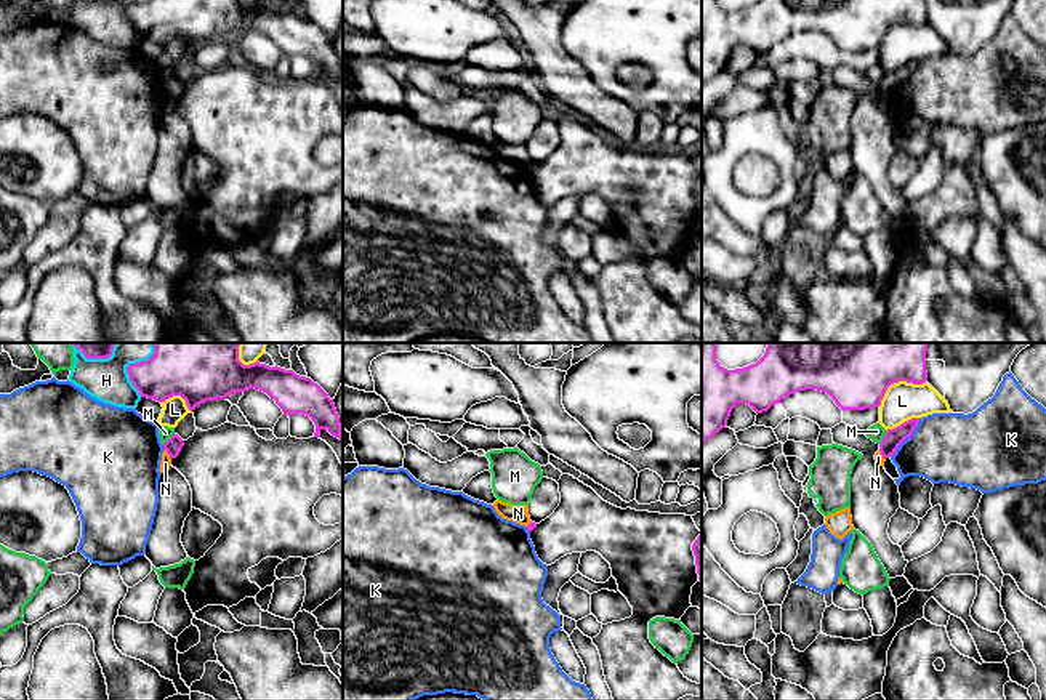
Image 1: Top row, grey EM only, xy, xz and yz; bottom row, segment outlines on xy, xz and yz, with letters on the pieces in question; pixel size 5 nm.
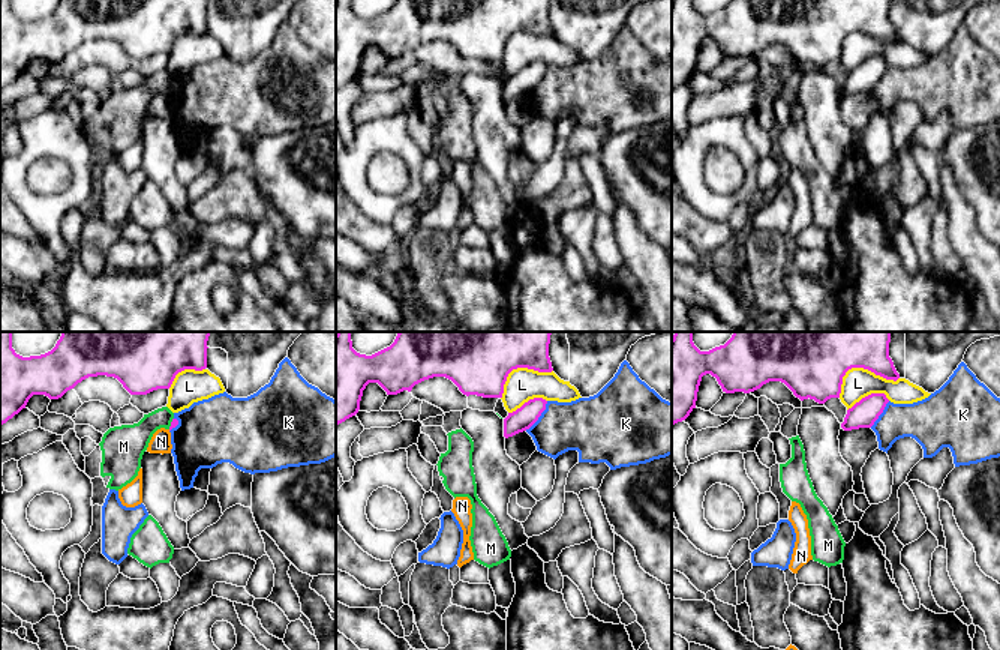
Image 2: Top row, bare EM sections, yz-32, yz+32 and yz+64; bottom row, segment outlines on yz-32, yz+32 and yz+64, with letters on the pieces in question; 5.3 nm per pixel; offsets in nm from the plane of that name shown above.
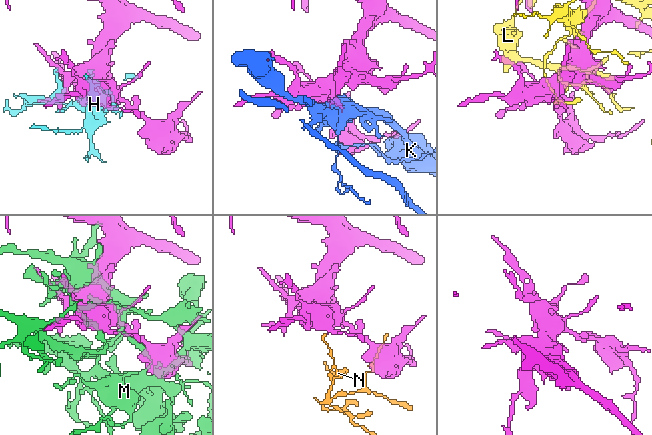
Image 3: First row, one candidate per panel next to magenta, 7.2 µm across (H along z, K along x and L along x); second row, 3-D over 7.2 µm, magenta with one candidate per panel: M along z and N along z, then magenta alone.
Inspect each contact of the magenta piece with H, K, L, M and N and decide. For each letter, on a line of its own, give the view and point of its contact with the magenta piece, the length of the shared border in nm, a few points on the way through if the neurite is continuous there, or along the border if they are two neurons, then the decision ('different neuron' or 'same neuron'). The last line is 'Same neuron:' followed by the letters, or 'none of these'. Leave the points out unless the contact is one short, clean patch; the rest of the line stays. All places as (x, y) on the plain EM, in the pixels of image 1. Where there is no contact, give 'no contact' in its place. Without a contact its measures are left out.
H: contact xy (127, 12); length 200 nm; different neuron
K: contact yz (907, 79); length 240 nm; different neuron
L: contact yz (897, 23); length 260 nm; different neuron
M: contact yz (883, 79); length 80 nm; different neuron
N: contact xy (167, 93); length 60 nm; border xy (165, 90), (170, 100); different neuron
Same neuron: none of these

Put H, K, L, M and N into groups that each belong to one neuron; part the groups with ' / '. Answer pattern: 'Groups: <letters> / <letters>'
Groups: H / K / L / M / N

